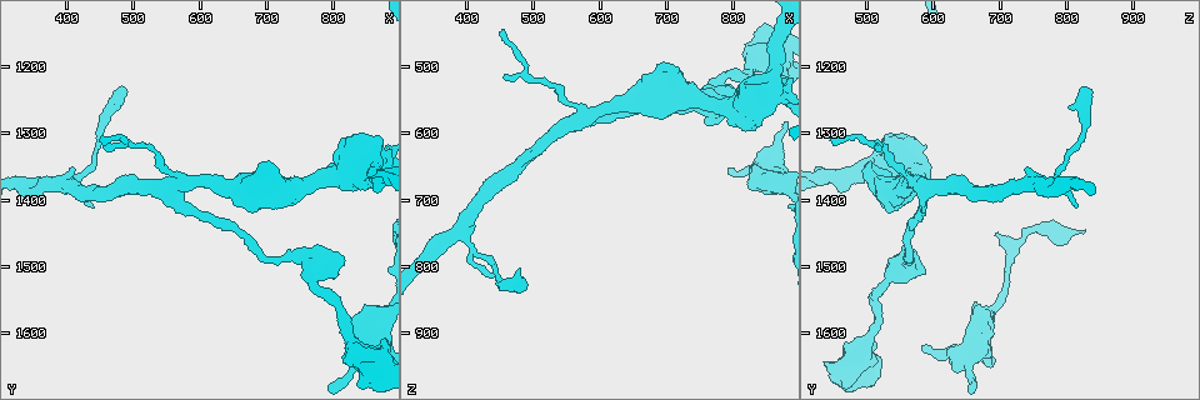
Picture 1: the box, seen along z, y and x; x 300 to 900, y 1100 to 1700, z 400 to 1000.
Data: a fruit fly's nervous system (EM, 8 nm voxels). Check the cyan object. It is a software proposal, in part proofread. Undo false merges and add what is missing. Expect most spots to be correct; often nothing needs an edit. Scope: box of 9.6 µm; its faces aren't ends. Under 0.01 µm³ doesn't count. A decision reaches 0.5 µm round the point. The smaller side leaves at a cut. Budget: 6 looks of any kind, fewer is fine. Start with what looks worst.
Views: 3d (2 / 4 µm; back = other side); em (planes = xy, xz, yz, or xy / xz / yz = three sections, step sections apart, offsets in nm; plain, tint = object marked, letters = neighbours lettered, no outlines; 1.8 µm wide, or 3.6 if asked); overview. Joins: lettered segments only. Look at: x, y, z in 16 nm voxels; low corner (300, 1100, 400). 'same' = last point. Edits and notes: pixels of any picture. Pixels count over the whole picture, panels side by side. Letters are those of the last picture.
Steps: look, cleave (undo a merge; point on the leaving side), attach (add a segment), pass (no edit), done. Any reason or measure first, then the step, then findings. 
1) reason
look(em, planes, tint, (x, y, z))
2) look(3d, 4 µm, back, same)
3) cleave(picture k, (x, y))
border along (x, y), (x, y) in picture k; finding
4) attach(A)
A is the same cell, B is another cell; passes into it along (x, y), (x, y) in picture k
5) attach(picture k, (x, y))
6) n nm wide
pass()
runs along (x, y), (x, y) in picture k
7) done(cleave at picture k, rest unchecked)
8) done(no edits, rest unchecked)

sharp bend
look(3d, 4 µm, (860, 1650, 470))

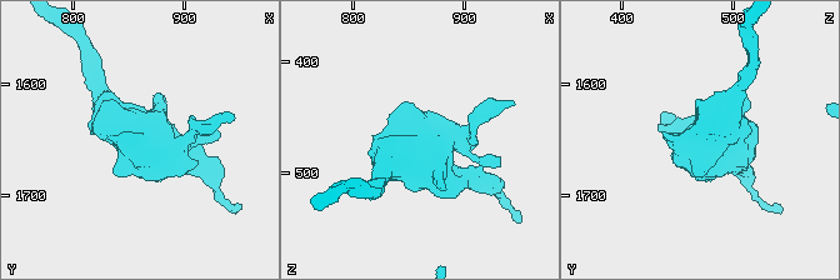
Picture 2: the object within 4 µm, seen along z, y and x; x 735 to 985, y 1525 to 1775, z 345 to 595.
look(em, 3.6 µm, planes, letters, (860, 1654, 474))

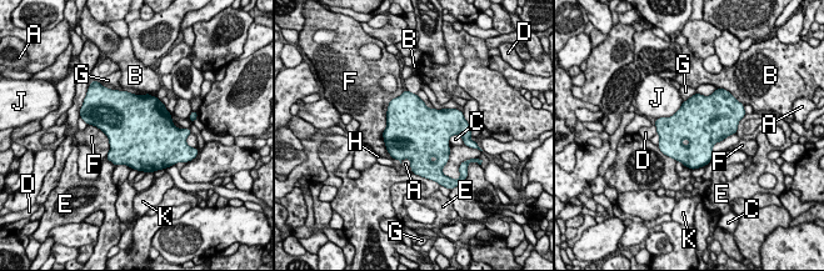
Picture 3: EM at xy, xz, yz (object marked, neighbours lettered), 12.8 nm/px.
700 nm wide
pass()
A, B, C, D, E, F, G, H, J and K are other cells; border along (410, 159), (404, 159), (400, 162) in picture 3; all the same neuron

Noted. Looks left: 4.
four or more arms meet
look(em, 3.6 µm, planes, plain, (860, 1625, 650))

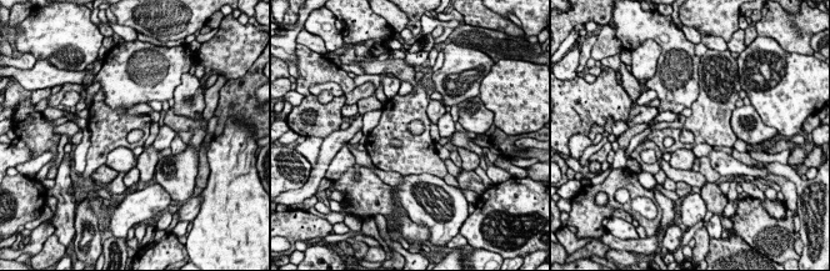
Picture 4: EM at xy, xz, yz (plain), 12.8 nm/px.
where the object lies
look(em, 3.6 µm, planes, tint, same)

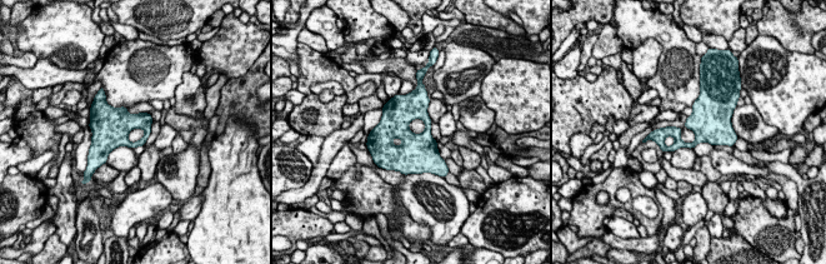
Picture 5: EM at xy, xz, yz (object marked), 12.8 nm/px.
look(em, 3.6 µm, planes, letters, same)

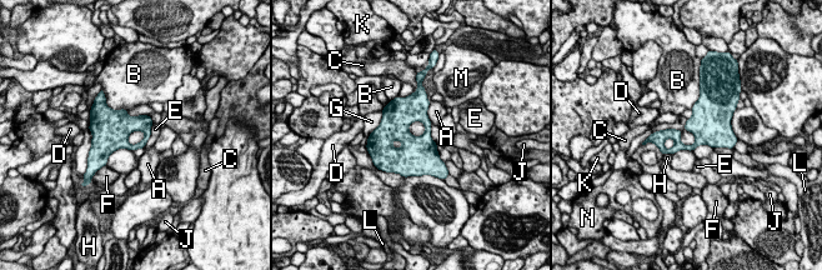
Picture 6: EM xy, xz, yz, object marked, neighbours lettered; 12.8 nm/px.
pass()
A, B, C, D, E, F, G, H, J, K, L, M and N are other cells; border along (687, 119), (681, 129), (652, 133) in picture 6; continuous, no second neuron

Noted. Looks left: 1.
an open end
look(em, planes, letters, (490, 1235, 835))

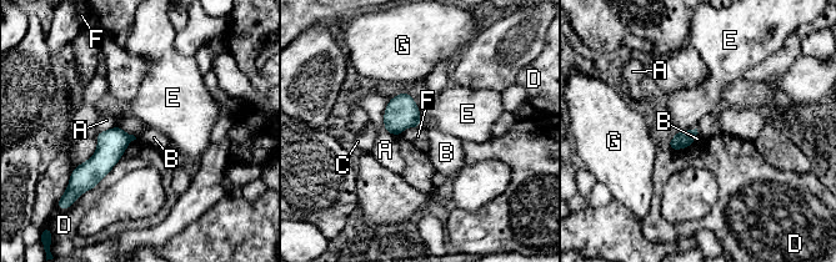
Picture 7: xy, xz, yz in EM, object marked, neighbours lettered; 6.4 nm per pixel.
pass()
A, B, C, D, E, F and G are other cells; border along (420, 126), (406, 127), (401, 135) in picture 7; no lettered segment goes on from it

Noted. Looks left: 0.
done(no edits, rest unchecked)

